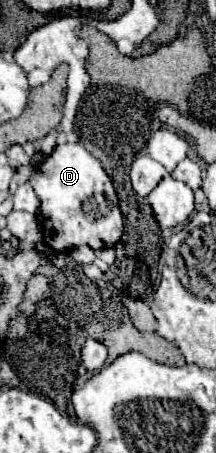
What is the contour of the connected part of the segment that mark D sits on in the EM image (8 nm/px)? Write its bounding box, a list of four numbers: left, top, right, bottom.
[29,143,123,253]

